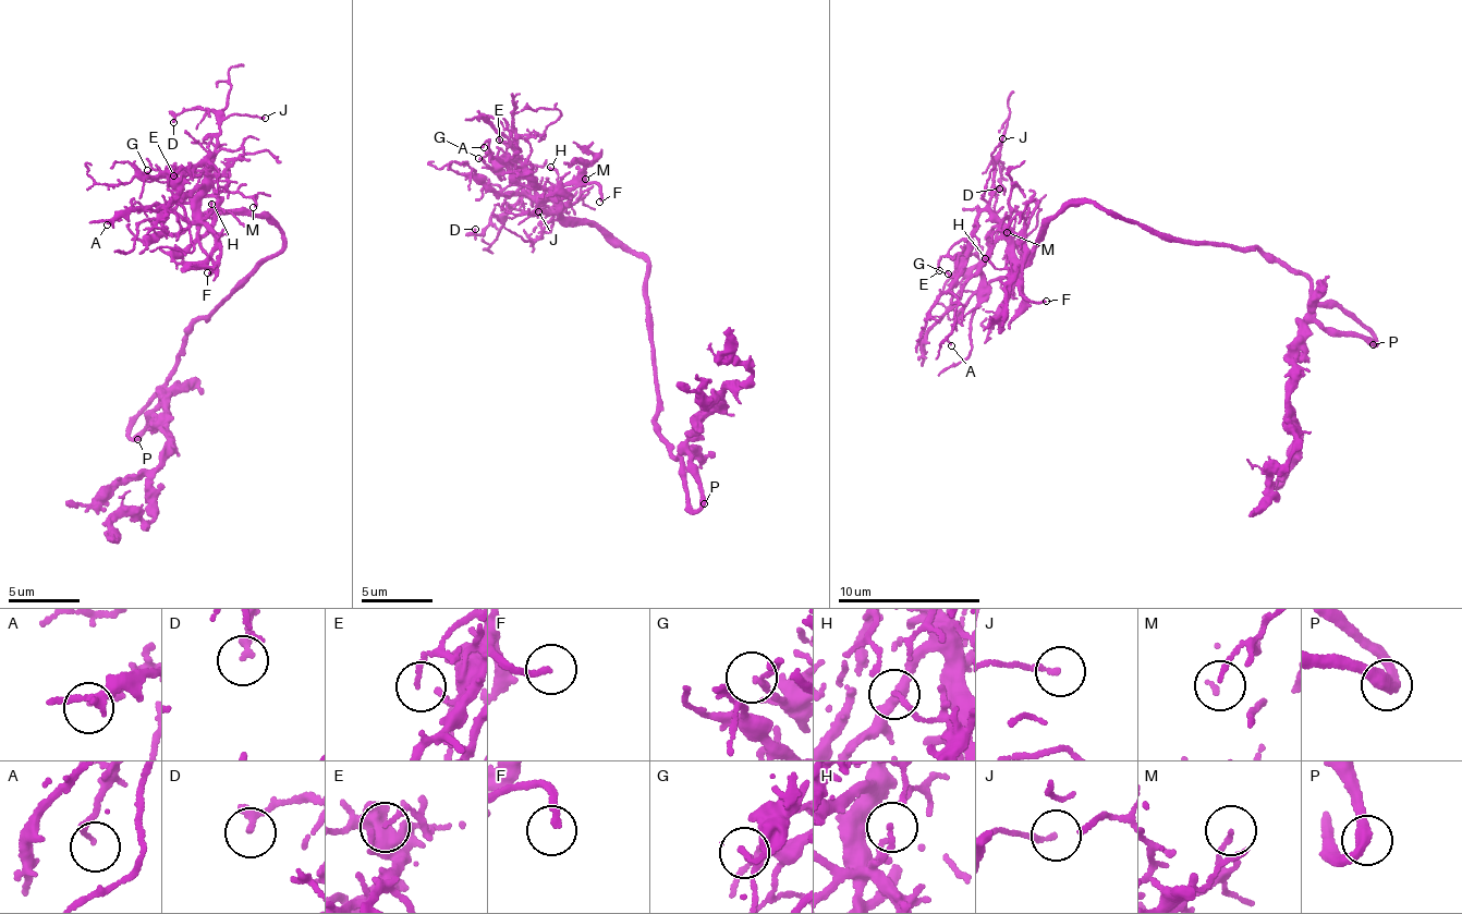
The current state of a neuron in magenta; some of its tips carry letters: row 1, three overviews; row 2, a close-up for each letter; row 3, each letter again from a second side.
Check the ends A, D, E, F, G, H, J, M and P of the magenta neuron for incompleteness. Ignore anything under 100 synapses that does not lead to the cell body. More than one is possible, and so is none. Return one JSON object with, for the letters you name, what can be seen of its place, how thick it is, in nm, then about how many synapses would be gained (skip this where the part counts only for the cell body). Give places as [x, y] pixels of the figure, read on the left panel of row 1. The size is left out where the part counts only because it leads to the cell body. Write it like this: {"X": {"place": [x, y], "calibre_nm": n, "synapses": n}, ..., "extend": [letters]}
{"F": {"place": [207, 272], "calibre_nm": 180}, "extend": ["F"]}

